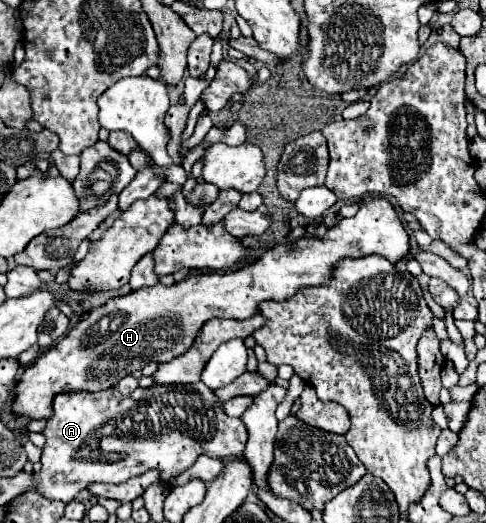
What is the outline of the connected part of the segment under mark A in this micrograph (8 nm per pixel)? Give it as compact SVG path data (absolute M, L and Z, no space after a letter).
M203 382L189 386L151 386L137 388L129 396L119 394L117 388L107 388L101 392L85 394L57 394L53 398L53 414L43 430L47 442L41 456L41 472L37 474L35 490L47 498L71 502L79 490L93 482L121 484L127 478L139 476L151 468L161 470L161 480L185 472L197 456L207 454L211 458L241 456L247 442L245 424L239 418L229 418L223 412L223 404L217 402L217 394Z

